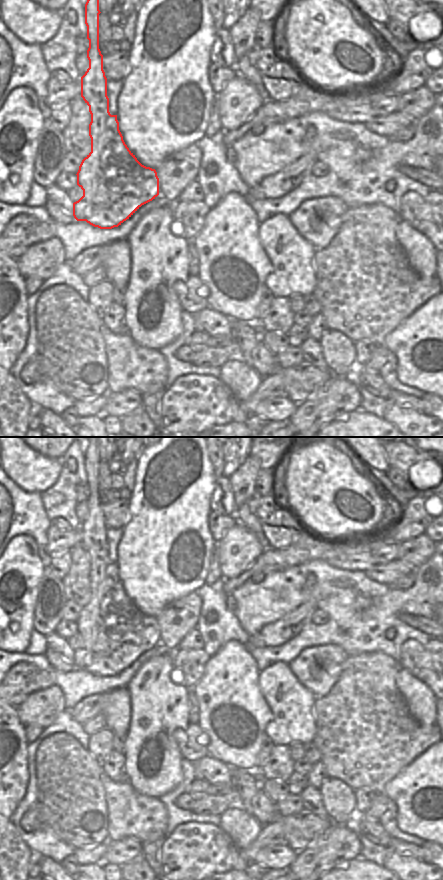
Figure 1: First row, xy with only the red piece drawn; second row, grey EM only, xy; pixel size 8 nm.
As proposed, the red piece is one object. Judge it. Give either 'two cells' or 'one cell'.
two cells

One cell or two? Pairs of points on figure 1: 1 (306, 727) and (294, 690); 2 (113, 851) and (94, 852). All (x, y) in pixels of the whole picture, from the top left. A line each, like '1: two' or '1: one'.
1: one
2: two

